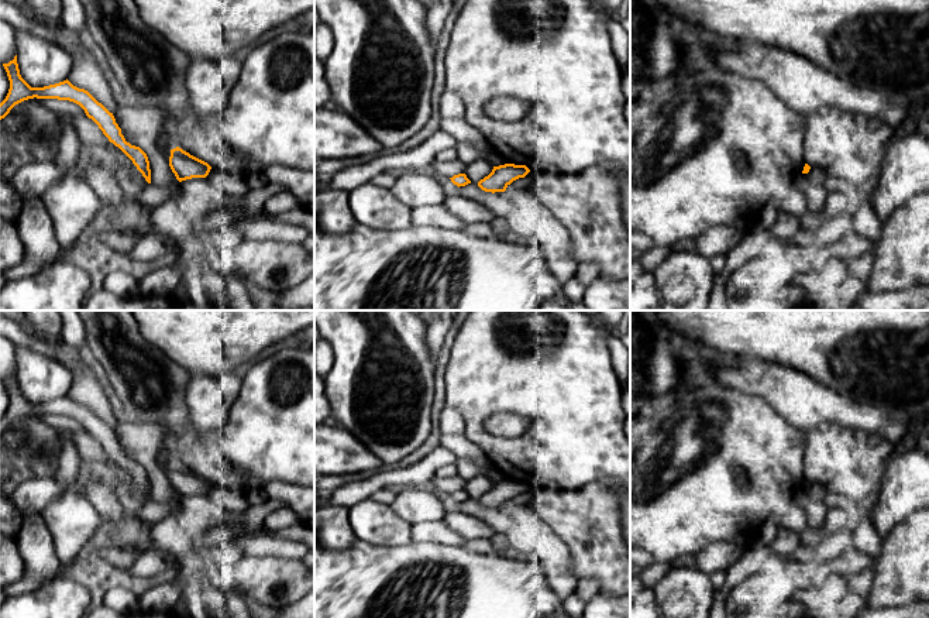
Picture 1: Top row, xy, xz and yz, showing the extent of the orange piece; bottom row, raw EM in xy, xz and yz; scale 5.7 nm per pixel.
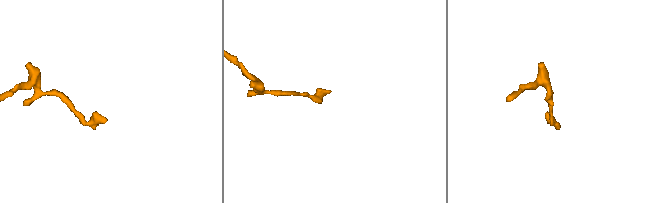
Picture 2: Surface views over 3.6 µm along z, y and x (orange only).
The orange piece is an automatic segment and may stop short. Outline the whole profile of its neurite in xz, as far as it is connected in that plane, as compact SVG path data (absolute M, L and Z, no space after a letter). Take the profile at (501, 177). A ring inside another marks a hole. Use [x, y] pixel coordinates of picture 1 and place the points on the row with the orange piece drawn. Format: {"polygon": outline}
{"polygon": "M505 164L493 166L492 172L478 182L485 192L505 192L516 179L524 178L530 169L526 165Z"}

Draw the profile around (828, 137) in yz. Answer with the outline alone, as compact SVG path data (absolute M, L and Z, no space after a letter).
M837 107L806 117L805 164L828 169L837 158L864 152L860 134L853 133Z

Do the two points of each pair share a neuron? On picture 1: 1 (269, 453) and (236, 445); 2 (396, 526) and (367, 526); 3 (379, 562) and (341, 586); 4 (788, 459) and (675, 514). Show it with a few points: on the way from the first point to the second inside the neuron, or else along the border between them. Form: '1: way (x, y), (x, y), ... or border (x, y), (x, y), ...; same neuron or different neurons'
1: way (261, 445), (244, 445); same neuron
2: way (389, 526), (374, 526); same neuron
3: way (370, 572), (355, 586), (351, 586); same neuron
4: way (760, 486), (739, 507), (704, 507); same neuron

